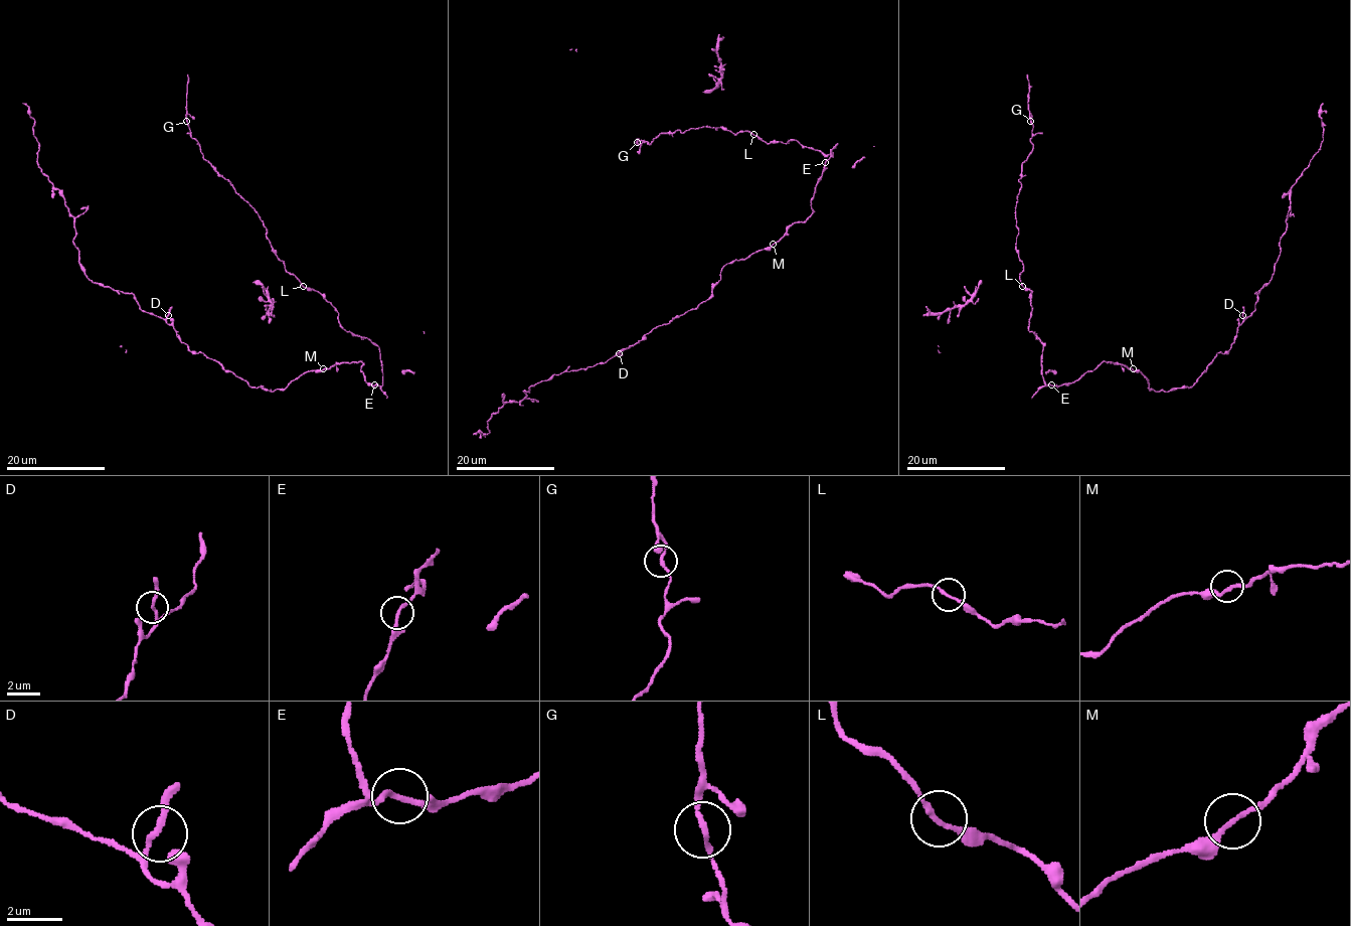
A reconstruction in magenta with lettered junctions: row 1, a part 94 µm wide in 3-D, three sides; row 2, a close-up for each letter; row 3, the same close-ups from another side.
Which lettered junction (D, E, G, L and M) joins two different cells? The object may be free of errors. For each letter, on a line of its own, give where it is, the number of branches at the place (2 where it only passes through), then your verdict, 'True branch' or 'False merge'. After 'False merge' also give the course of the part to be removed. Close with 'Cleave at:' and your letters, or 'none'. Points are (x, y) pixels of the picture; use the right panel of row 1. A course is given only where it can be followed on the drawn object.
D: Place: (1242, 315). Branches: 2. True branch
E: Place: (1051, 384). Branches: 2. True branch
G: Place: (1030, 121). Branches: 2. True branch
L: Place: (1022, 286). Branches: 2. True branch
M: Place: (1133, 368). Branches: 2. True branch
Cleave at: none

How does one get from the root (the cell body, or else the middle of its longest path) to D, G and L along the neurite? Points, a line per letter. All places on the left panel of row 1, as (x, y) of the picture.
D: (328, 368), (302, 373), (285, 389), (268, 391), (251, 388), (202, 352), (193, 353), (166, 321), (168, 315)
G: (328, 368), (361, 361), (368, 383), (383, 379), (379, 348), (285, 269), (187, 122)
L: (328, 368), (361, 361), (368, 383), (380, 386), (383, 379), (379, 348), (346, 331), (336, 309), (303, 286)

